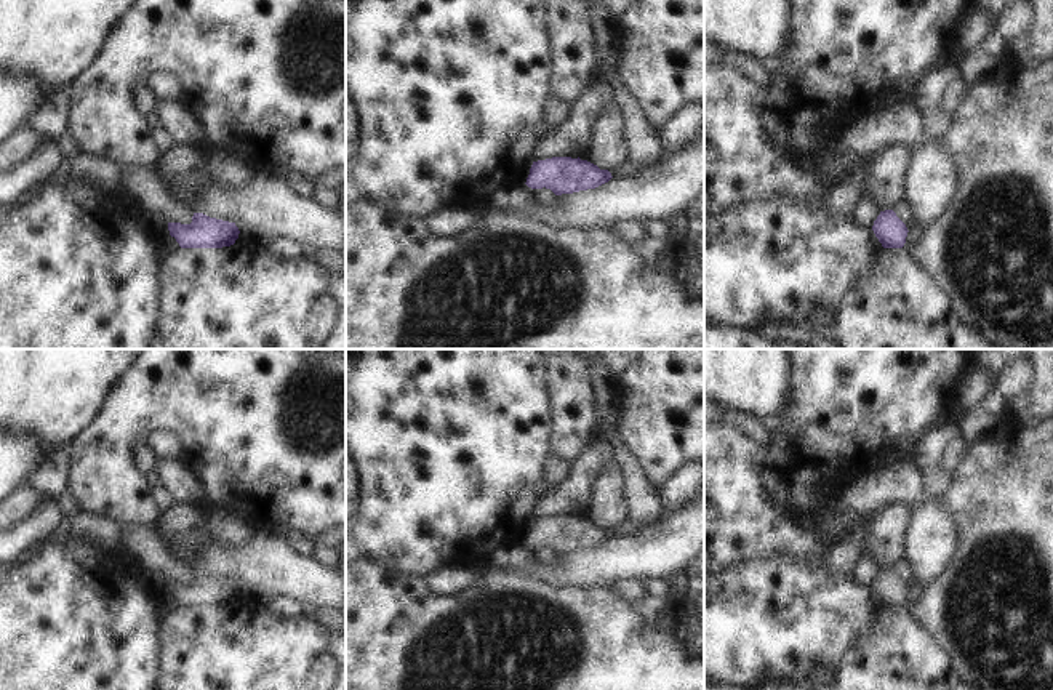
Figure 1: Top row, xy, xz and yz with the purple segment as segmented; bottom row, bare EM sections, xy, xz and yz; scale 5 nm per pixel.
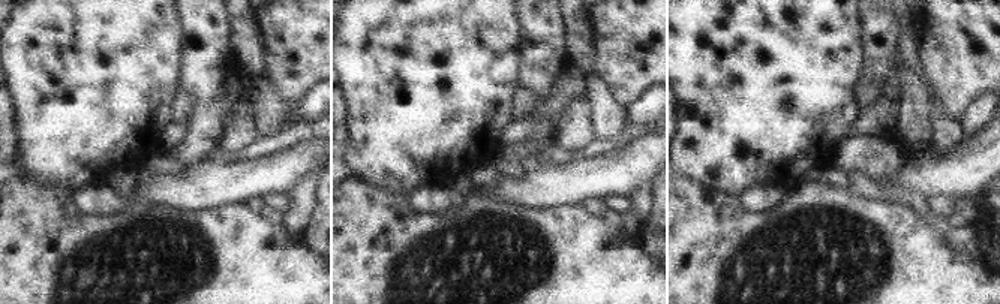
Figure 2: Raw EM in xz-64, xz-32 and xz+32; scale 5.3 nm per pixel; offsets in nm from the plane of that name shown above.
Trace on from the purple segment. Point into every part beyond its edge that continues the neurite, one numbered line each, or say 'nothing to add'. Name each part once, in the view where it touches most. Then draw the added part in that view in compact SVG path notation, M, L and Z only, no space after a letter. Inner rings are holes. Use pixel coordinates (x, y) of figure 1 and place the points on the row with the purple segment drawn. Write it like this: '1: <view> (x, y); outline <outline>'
1: xz (629, 167); outline M627 158L627 160L624 160L624 163L619 168L616 168L611 173L611 176L613 178L627 178L627 176L645 171L648 166L653 166L653 165L643 165L643 163Z

